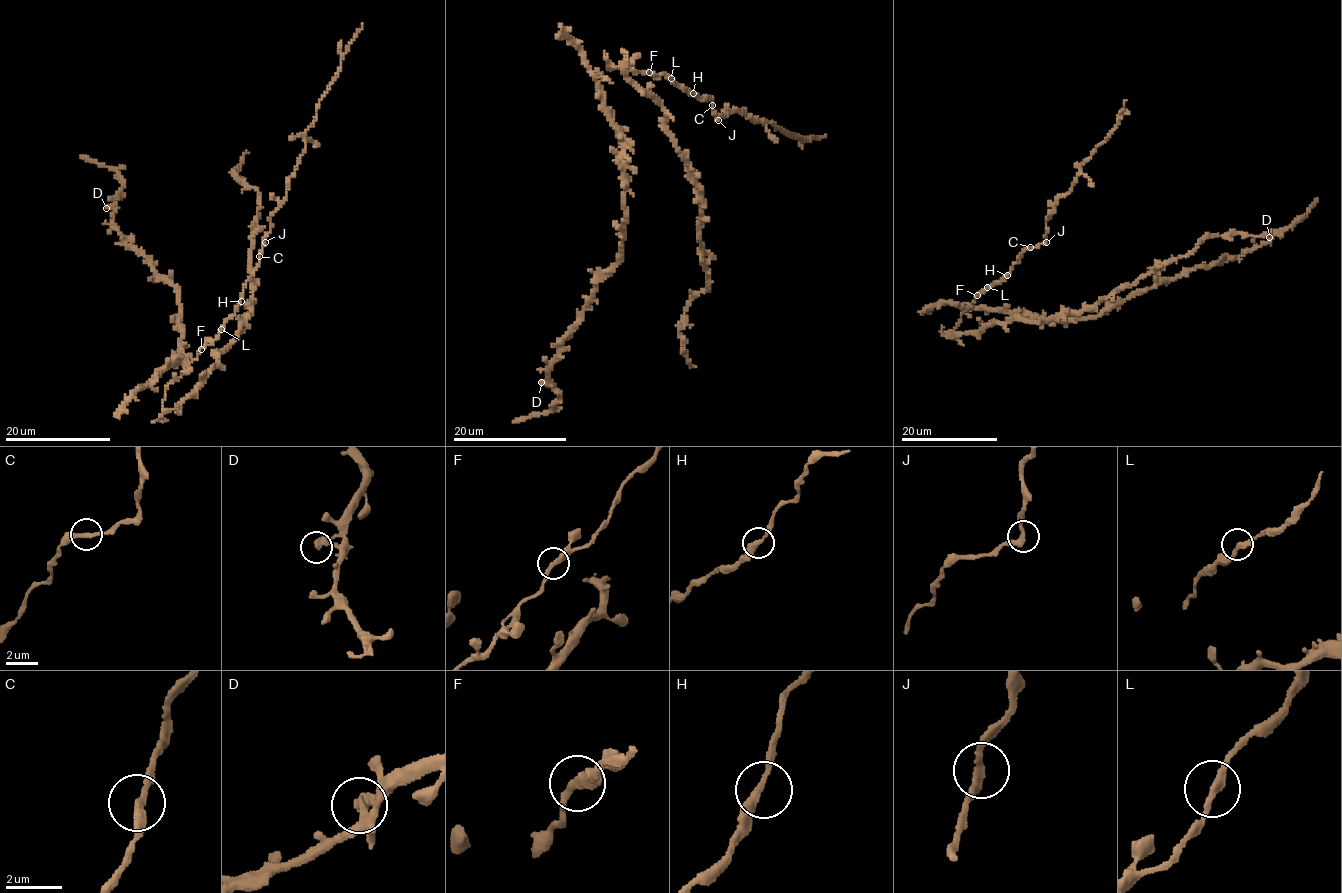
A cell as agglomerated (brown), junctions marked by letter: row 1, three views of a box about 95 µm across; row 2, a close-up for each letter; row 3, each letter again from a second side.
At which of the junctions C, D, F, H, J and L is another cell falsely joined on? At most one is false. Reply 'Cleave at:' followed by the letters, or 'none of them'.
Cleave at: none of them

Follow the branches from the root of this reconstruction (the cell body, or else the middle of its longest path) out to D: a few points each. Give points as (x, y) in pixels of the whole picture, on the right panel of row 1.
D: (968, 308), (1002, 309), (1049, 320), (1093, 318), (1192, 268), (1239, 258), (1261, 247), (1269, 237)

